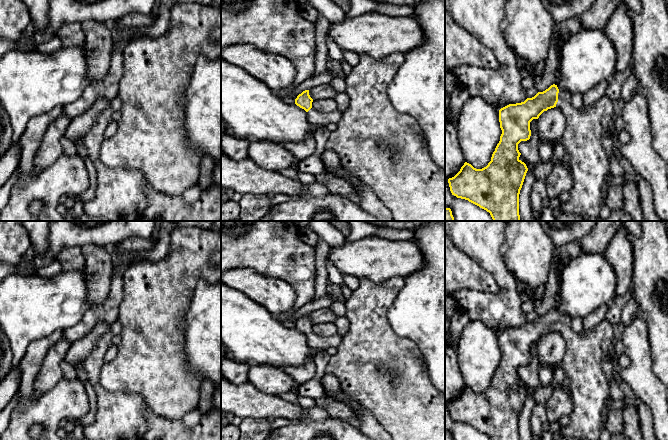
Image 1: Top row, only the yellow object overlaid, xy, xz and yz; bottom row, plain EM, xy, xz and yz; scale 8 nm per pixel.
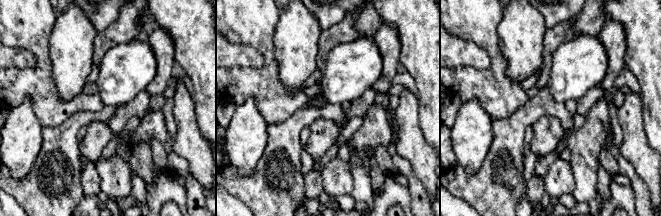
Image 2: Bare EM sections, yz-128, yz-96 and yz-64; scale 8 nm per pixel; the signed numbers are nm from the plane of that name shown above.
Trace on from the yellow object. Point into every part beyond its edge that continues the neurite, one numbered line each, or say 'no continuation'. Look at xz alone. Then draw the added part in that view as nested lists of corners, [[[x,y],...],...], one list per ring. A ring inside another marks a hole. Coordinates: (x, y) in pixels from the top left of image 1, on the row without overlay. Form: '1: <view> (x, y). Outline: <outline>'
1: xz (314, 341). Outline: [[[311,332],[307,336],[307,343],[309,347],[318,351],[325,351],[328,348],[338,348],[341,341],[342,336],[338,333],[330,337],[321,337]]]

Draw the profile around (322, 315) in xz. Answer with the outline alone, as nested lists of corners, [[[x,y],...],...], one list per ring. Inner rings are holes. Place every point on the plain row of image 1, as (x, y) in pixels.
[[[320,308],[311,313],[309,313],[309,319],[313,324],[325,323],[325,322],[334,322],[337,316],[333,311],[327,308]]]

